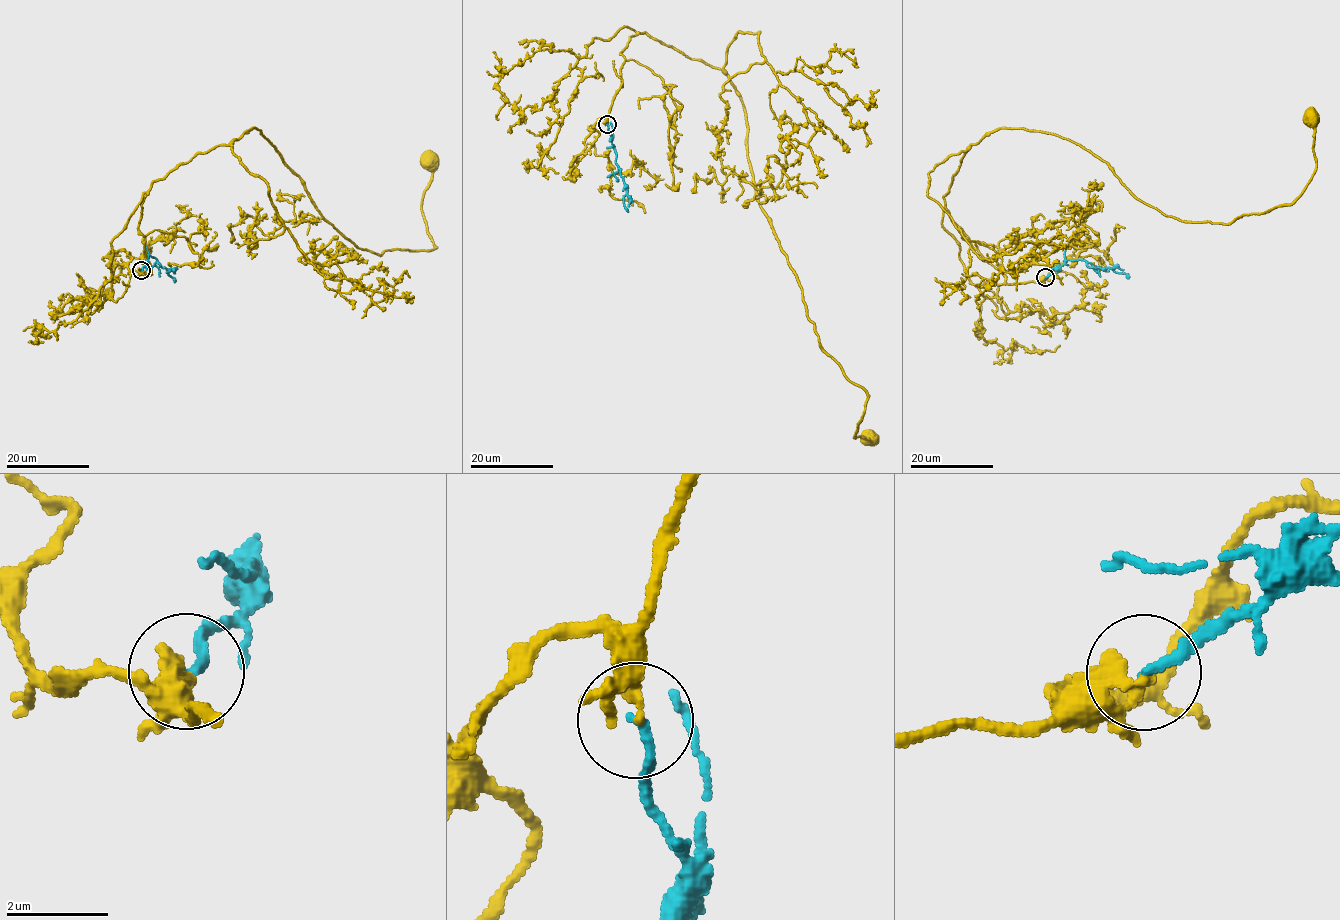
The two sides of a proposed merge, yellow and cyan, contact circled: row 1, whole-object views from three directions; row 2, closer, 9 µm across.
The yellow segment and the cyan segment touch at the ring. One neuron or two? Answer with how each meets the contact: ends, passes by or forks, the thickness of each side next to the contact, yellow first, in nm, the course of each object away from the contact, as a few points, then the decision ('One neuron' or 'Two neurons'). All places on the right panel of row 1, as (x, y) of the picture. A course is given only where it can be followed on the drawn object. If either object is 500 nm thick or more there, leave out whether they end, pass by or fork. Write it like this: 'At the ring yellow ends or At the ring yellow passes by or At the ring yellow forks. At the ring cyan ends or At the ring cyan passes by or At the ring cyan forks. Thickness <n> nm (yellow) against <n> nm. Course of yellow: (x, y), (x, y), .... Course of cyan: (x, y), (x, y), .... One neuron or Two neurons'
At the ring yellow ends. At the ring cyan ends. Thickness 180 nm (yellow) against 170 nm. Course of yellow: (1045, 277), (1009, 284), (952, 220), (972, 144), (1058, 135), (1166, 215), (1229, 223), (1301, 193), (1312, 116). Course of cyan: (1045, 277), (1067, 259), (1083, 259), (1089, 267), (1112, 268), (1129, 277). Two neurons

